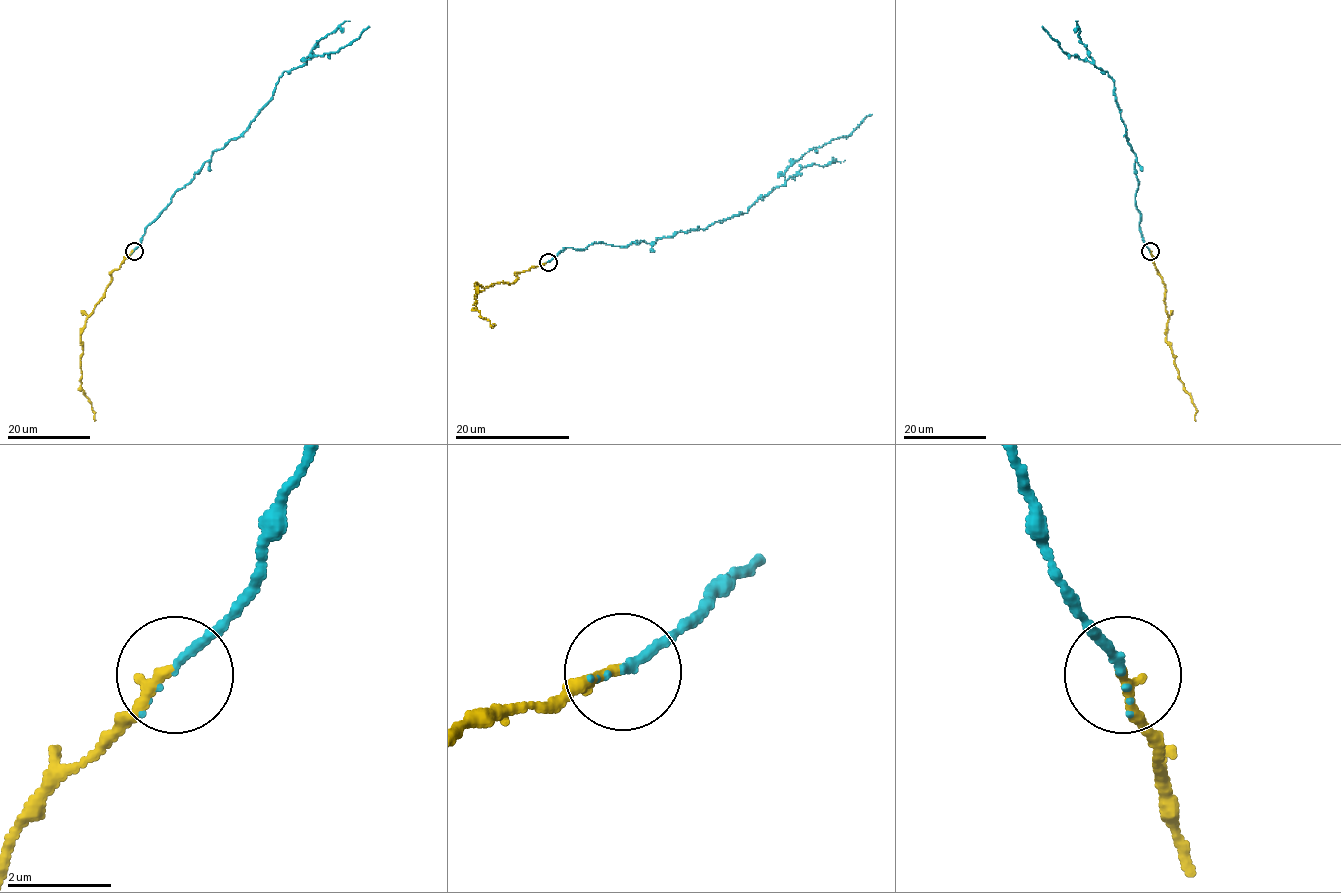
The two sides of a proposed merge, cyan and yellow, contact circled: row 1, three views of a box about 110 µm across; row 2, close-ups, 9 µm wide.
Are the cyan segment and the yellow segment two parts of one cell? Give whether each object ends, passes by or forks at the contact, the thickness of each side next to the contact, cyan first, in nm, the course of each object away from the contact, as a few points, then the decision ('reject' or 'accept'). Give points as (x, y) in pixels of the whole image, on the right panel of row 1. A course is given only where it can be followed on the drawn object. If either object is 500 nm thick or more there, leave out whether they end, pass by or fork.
cyan ends; yellow ends; calibres 150 and 220 nm; course cyan (1149, 251), (1139, 226), (1135, 153), (1120, 117), (1113, 79), (1106, 71), (1065, 53), (1042, 27); course yellow (1149, 251), (1165, 287), (1164, 303), (1168, 318), (1166, 338), (1179, 378), (1195, 407), (1195, 421); accept

